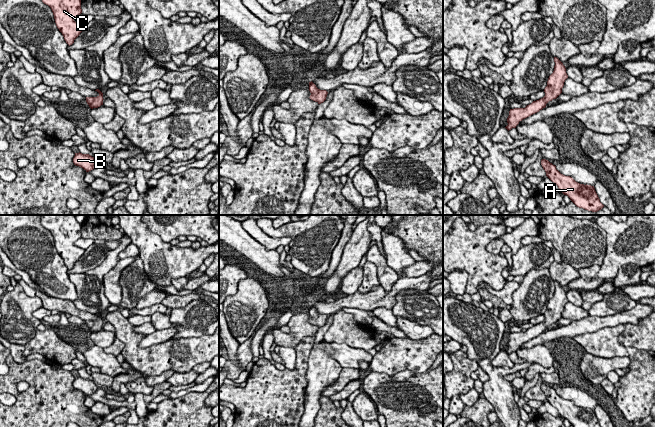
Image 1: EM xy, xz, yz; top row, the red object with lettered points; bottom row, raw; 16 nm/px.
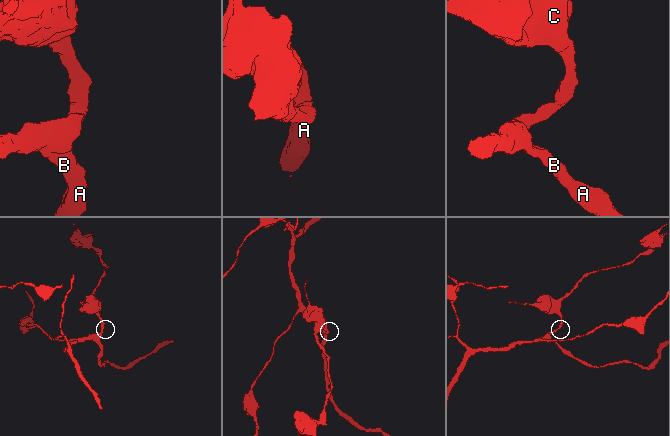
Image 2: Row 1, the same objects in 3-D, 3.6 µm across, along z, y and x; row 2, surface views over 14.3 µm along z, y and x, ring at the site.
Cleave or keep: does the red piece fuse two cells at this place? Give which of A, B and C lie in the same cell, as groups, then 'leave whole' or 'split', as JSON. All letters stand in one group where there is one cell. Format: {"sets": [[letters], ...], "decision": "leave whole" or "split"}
{"sets": [["A", "B", "C"]], "decision": "leave whole"}

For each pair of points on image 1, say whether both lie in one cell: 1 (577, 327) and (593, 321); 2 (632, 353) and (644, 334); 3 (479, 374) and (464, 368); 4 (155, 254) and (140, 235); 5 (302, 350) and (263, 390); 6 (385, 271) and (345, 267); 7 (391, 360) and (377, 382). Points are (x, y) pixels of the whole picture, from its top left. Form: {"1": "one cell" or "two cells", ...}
{"1": "one cell", "2": "two cells", "3": "two cells", "4": "one cell", "5": "one cell", "6": "two cells", "7": "two cells"}

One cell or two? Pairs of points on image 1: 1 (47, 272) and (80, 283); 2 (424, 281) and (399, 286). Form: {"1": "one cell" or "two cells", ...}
{"1": "two cells", "2": "one cell"}

